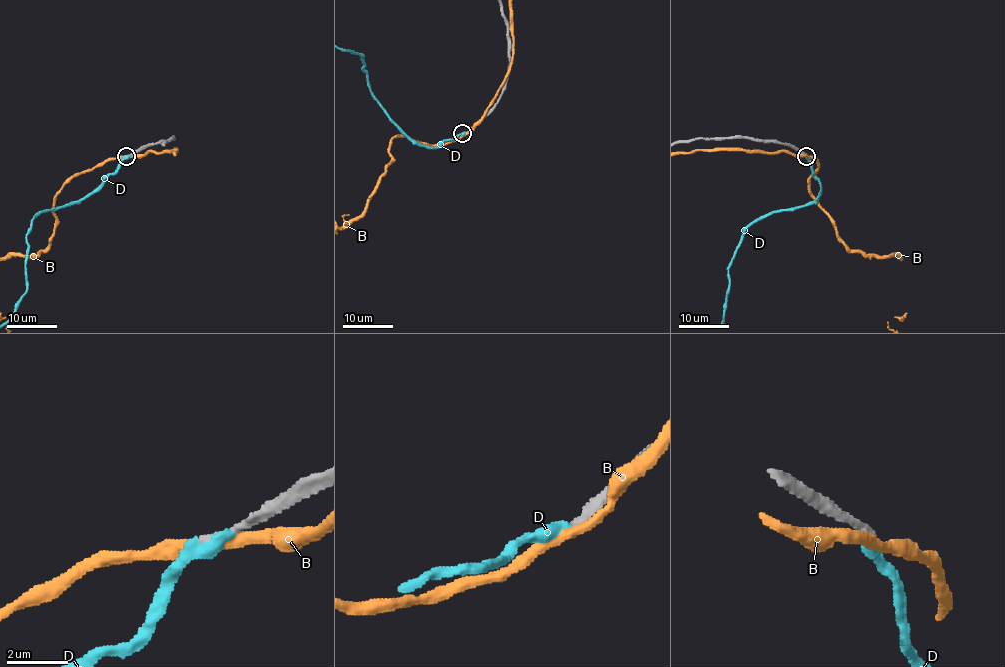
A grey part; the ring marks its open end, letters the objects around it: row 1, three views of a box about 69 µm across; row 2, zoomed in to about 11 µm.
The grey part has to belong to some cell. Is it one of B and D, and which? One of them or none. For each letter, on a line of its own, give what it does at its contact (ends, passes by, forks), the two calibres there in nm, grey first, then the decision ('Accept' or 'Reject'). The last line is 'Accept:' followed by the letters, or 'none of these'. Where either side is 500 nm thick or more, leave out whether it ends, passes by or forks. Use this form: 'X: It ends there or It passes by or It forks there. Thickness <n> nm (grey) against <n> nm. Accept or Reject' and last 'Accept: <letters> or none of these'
B: It passes by. Thickness 380 nm (grey) against 340 nm. Reject
D: It ends there. Thickness 360 nm (grey) against 480 nm. Accept
Accept: D

